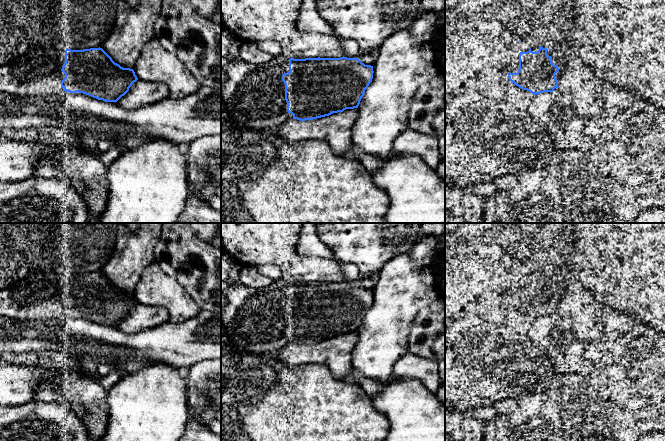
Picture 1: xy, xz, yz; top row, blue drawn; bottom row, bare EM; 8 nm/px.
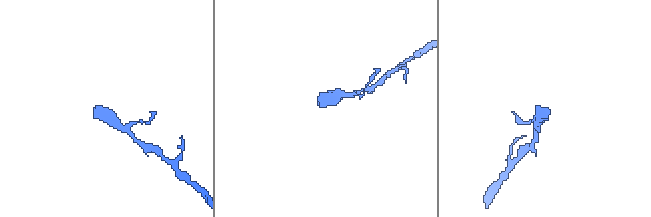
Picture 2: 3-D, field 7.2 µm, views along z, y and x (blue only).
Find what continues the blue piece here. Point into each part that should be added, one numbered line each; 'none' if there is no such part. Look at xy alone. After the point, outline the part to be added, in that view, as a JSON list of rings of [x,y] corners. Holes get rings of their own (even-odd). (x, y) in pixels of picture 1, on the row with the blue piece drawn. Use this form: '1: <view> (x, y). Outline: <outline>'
1: xy (38, 74). Outline: [[[37,48],[23,59],[0,66],[0,92],[16,96],[45,96],[64,91],[61,86],[65,74],[61,71],[65,63],[65,50]]]

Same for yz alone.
1: yz (510, 62). Outline: [[[513,39],[510,45],[506,46],[506,55],[502,64],[507,73],[517,73],[519,70],[519,53],[527,51],[537,52],[539,46],[531,46],[526,42]]]

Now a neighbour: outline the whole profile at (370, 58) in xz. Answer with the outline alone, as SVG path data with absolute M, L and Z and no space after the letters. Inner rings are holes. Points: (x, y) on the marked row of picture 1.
M376 52L367 53L359 58L359 60L365 65L373 66L376 62L377 54Z

